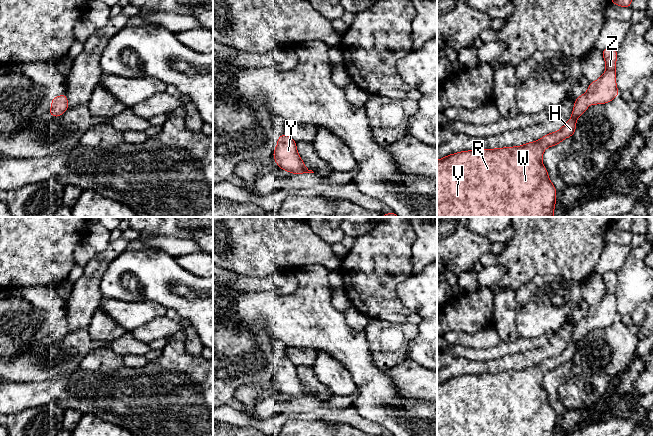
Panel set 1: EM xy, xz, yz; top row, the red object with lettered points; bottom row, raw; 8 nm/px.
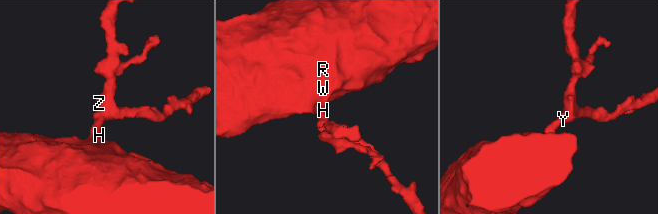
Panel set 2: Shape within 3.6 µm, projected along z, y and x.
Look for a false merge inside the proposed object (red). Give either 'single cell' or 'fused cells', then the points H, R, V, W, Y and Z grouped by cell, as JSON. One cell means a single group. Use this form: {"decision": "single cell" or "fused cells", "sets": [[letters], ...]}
{"decision": "single cell", "sets": [["H", "R", "V", "W", "Y", "Z"]]}

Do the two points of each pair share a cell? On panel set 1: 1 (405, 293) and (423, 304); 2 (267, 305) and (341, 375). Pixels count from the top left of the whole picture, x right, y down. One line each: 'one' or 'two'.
1: one
2: two

